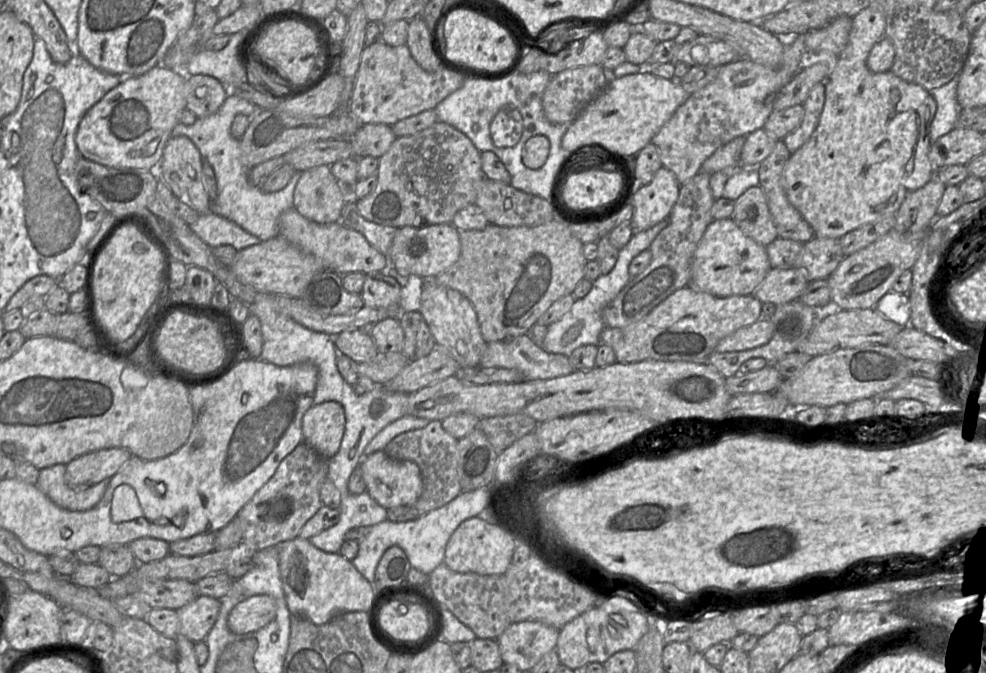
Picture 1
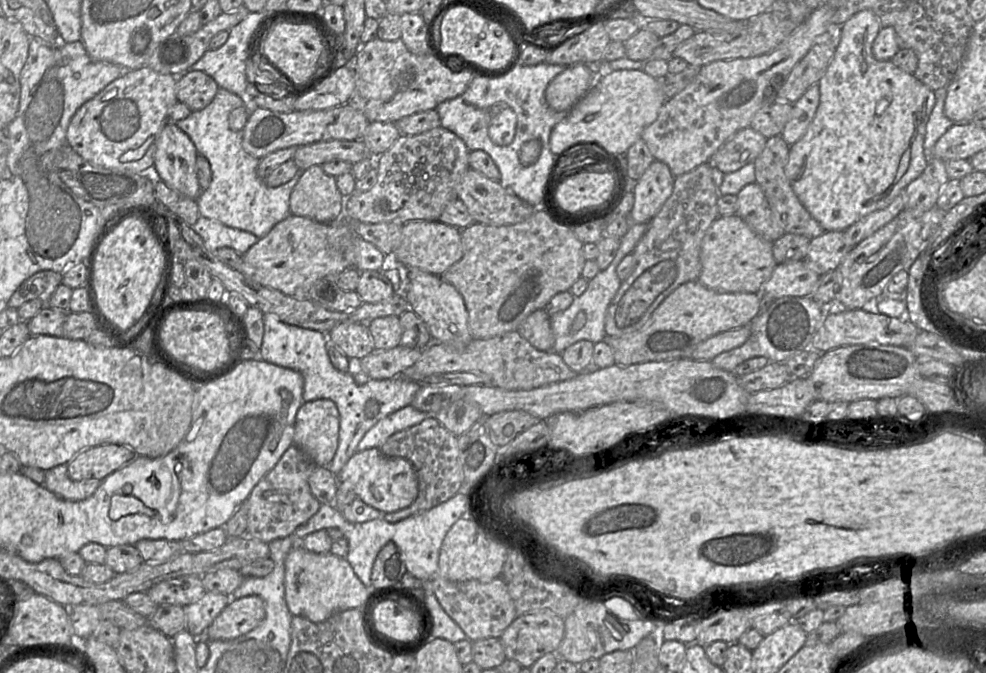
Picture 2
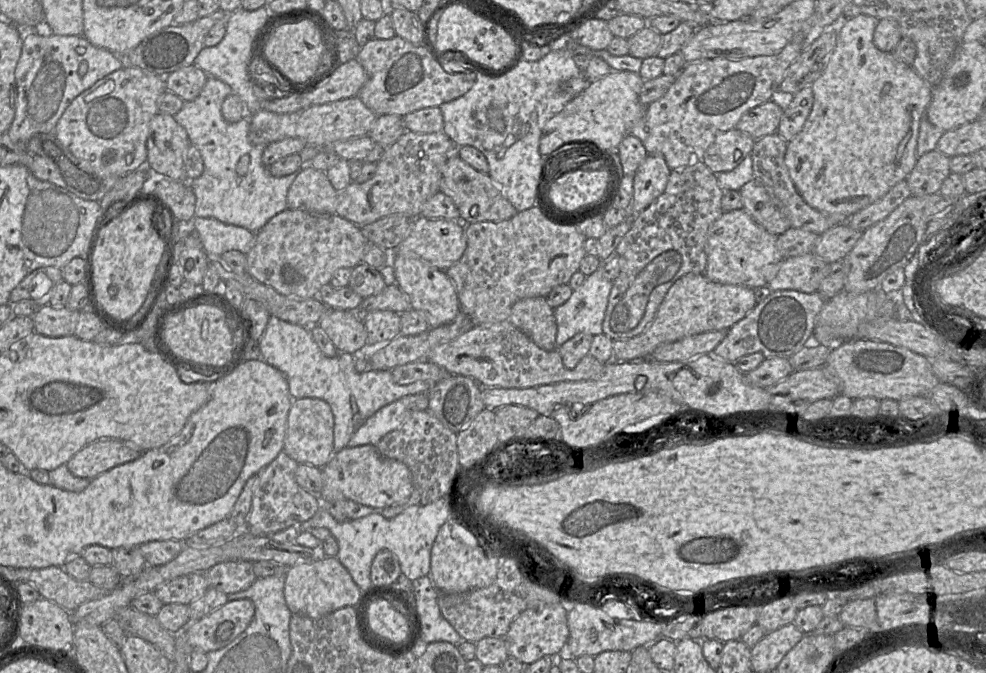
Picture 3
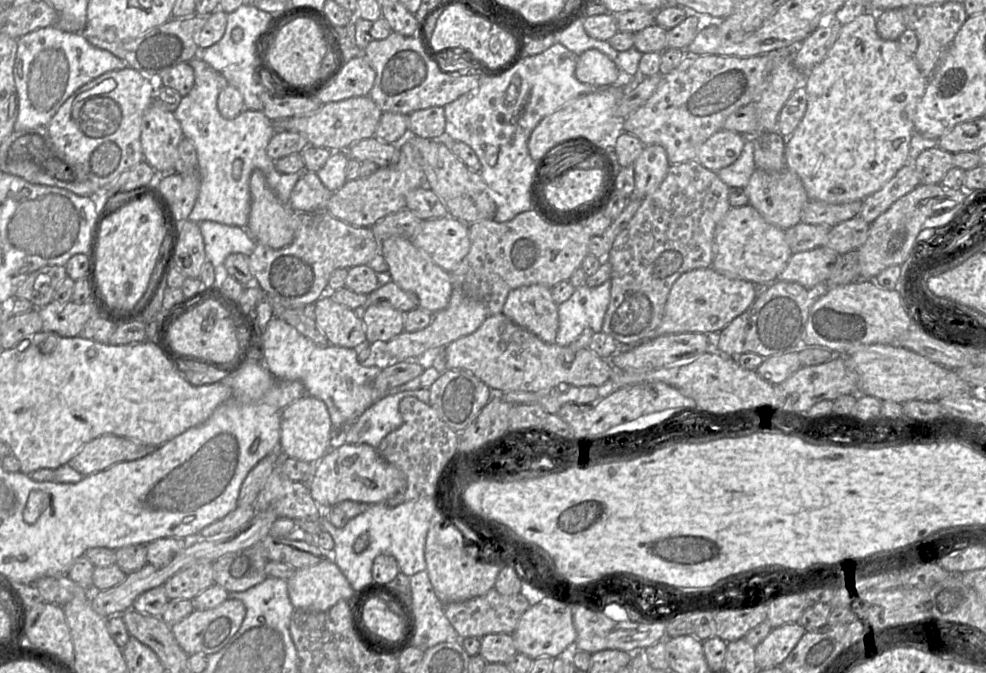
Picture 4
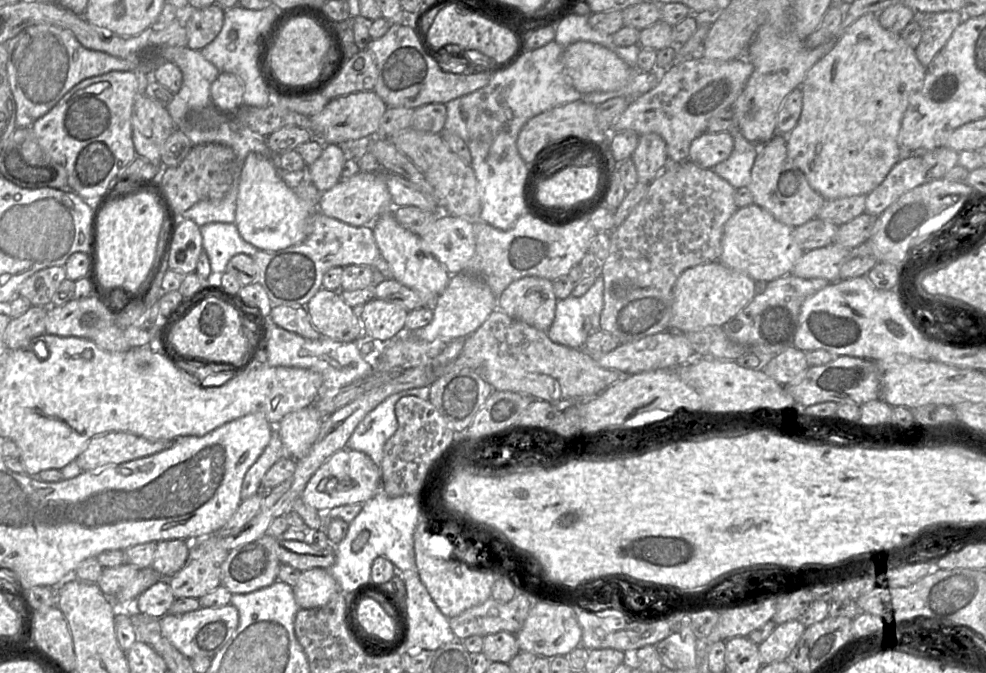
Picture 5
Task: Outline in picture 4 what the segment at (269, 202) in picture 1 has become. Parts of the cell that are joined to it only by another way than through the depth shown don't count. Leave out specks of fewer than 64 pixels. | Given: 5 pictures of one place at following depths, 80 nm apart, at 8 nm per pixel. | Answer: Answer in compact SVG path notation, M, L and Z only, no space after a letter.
M194 57L189 62L194 71L194 85L188 95L182 97L173 112L179 121L184 137L190 139L197 151L200 191L188 219L193 222L206 220L245 228L251 209L249 181L254 169L264 172L270 188L283 203L289 203L294 185L307 171L283 173L276 169L275 161L266 152L274 135L273 121L261 110L245 108L236 118L227 120L218 110L219 93L229 85L224 76L203 60Z

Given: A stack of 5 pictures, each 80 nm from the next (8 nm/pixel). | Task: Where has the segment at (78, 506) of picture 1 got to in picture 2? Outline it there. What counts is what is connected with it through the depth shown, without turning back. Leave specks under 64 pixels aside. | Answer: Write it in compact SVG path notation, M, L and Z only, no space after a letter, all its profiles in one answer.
M61 464L45 471L44 487L61 499L81 501L97 490L101 480L74 481L68 475L68 465Z

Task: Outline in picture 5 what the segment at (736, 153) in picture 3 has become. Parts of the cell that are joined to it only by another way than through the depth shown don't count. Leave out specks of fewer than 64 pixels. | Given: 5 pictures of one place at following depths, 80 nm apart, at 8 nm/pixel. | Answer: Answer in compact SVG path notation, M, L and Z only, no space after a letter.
M705 132L692 141L688 159L699 167L712 169L730 156L733 147L734 139L730 133Z

